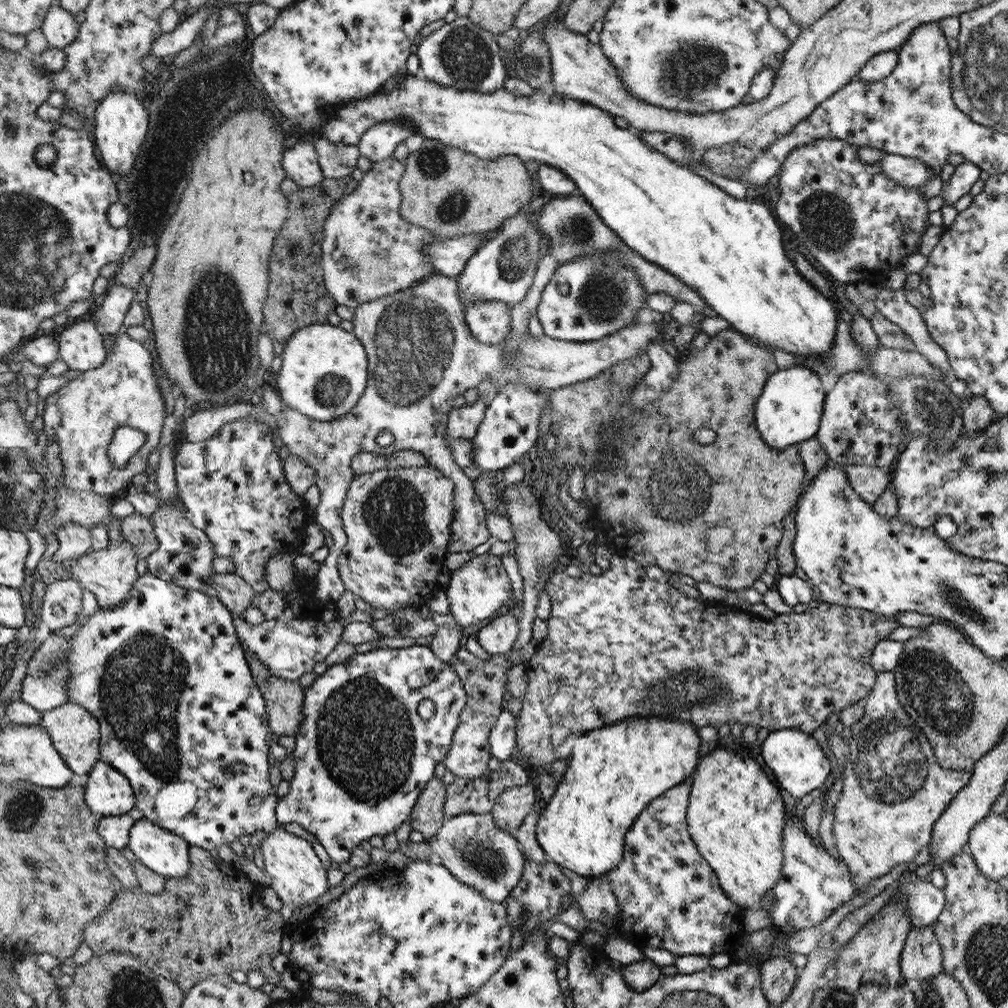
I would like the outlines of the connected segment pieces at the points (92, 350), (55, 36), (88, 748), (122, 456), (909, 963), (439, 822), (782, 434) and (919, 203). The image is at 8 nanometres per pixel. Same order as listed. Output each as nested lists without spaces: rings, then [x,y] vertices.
[[[92,321],[70,322],[60,336],[62,359],[72,370],[82,372],[100,368],[107,362],[109,350],[105,334]]]
[[[57,3],[48,13],[44,27],[41,29],[46,33],[52,46],[65,49],[80,36],[81,24],[76,20],[74,13]]]
[[[70,702],[52,711],[43,713],[41,722],[51,732],[56,748],[63,753],[67,763],[76,774],[89,774],[94,767],[103,760],[102,740],[103,732],[100,721],[82,704]]]
[[[123,426],[116,434],[114,443],[110,448],[111,463],[116,469],[128,468],[132,457],[138,453],[145,441],[146,436],[138,432],[136,428]]]
[[[931,927],[911,928],[902,954],[904,979],[911,985],[930,982],[943,968],[943,949]]]
[[[436,777],[427,783],[422,794],[419,796],[419,802],[415,804],[408,820],[413,830],[423,834],[428,840],[432,838],[443,825],[446,819],[444,814],[445,796],[447,787],[440,777]]]
[[[795,365],[771,374],[756,404],[756,422],[762,438],[772,449],[783,451],[792,444],[812,439],[822,423],[826,390],[814,369]]]
[[[822,138],[792,150],[782,168],[782,198],[776,205],[776,216],[796,234],[798,242],[804,244],[827,276],[838,282],[882,285],[888,272],[902,267],[904,260],[918,250],[930,211],[919,188],[899,185],[883,172],[878,162],[862,164],[858,150],[859,146],[837,138]]]

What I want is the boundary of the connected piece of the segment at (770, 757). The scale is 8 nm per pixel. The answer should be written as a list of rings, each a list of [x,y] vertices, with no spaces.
[[[785,728],[784,730],[774,730],[768,733],[765,741],[760,745],[762,756],[766,766],[772,770],[778,779],[778,784],[788,790],[795,799],[801,799],[808,792],[820,788],[824,780],[830,776],[830,762],[818,742],[796,728]]]

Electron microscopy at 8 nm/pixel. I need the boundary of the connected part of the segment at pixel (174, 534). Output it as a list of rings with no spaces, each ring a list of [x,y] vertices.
[[[175,440],[168,446],[160,446],[160,463],[156,470],[158,492],[153,496],[158,499],[160,509],[151,516],[151,523],[159,547],[153,555],[146,559],[148,574],[160,577],[165,581],[177,582],[182,588],[196,589],[207,594],[214,594],[213,580],[215,571],[212,568],[214,562],[214,547],[212,541],[204,531],[196,528],[188,519],[187,509],[180,500],[178,485],[175,475],[175,447],[180,440]]]

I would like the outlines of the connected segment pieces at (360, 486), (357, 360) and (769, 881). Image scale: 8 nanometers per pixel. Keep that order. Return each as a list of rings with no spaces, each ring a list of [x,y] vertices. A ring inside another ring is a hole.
[[[421,467],[421,468],[392,468],[376,470],[375,472],[357,474],[352,479],[350,490],[347,492],[347,500],[343,505],[342,519],[343,528],[347,533],[347,544],[343,548],[343,554],[339,556],[339,575],[343,579],[346,588],[353,592],[354,595],[359,595],[364,602],[368,602],[375,610],[384,608],[388,612],[394,612],[407,606],[421,607],[427,605],[429,600],[436,596],[437,592],[442,590],[440,585],[440,572],[446,572],[445,561],[448,560],[448,554],[451,551],[452,523],[455,520],[456,510],[456,484],[449,476],[444,476],[436,467]]]
[[[328,322],[300,328],[284,344],[282,365],[271,383],[285,406],[323,422],[332,422],[348,414],[368,380],[367,351],[359,337]]]
[[[714,747],[712,753],[699,760],[692,774],[692,786],[687,810],[688,830],[698,852],[715,869],[719,884],[732,901],[741,908],[754,909],[762,903],[763,896],[775,887],[783,874],[783,864],[786,858],[783,853],[783,834],[786,826],[784,818],[784,802],[780,798],[780,790],[770,782],[768,774],[758,766],[754,759],[740,758],[736,754],[728,754],[728,762],[724,776],[720,776],[720,750]]]

